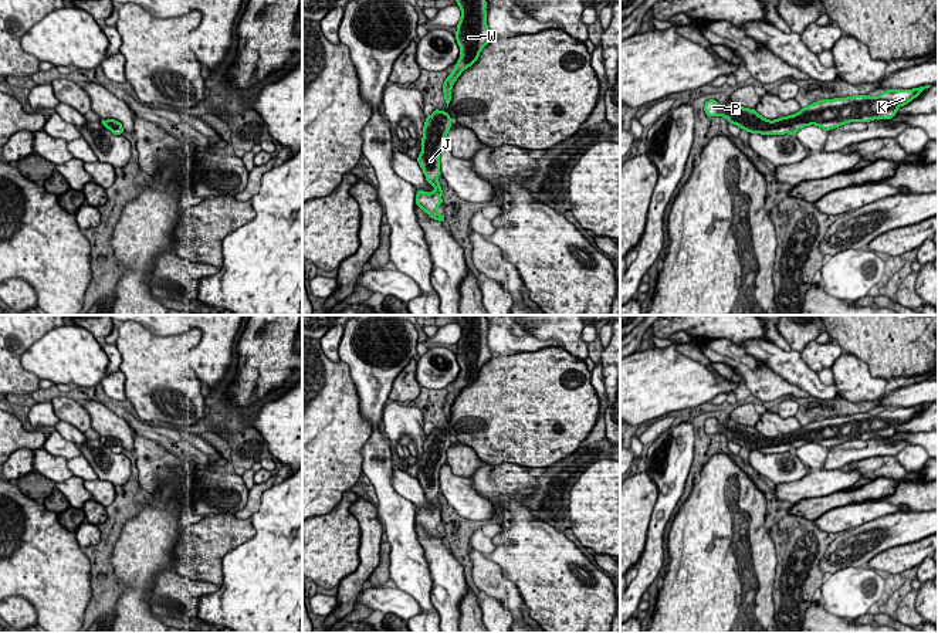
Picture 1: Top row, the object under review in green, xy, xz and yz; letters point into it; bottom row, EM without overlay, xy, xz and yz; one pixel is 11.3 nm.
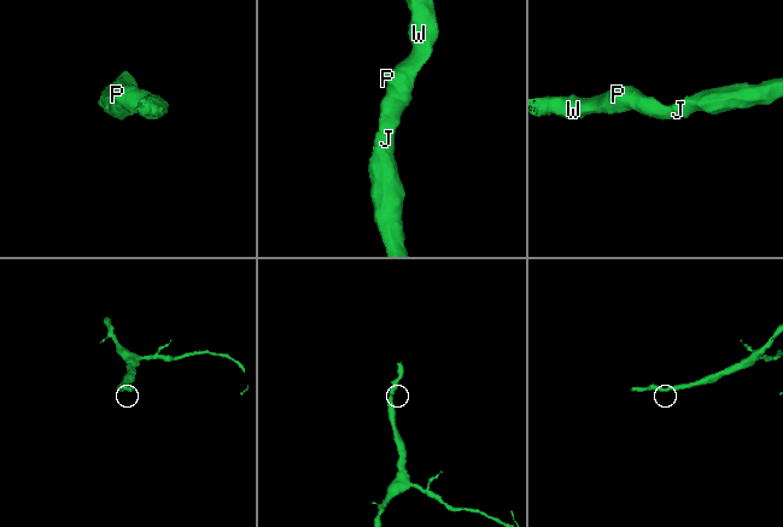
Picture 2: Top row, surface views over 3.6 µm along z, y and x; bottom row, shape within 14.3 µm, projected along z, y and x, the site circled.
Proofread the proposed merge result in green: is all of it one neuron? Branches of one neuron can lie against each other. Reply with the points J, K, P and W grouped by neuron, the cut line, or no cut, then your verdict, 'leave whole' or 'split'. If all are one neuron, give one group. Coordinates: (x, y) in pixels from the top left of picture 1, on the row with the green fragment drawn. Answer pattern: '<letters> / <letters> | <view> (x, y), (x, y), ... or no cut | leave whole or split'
J K P W | no cut | leave whole

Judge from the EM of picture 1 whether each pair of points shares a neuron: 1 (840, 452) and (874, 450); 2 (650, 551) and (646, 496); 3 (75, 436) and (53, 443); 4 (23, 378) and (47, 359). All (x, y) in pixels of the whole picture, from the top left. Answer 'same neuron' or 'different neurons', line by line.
1: same neuron
2: different neurons
3: different neurons
4: different neurons

